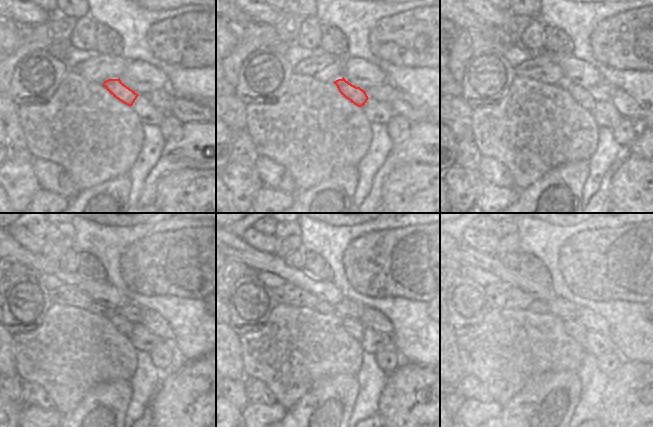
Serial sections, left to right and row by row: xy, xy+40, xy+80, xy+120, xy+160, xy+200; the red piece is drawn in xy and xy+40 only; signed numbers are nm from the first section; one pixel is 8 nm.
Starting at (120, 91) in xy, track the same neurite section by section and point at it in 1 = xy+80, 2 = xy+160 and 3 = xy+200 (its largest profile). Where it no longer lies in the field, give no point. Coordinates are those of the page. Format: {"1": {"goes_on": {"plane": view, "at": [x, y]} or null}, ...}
{"1": {"goes_on": {"plane": "xy+80", "at": [582, 96]}}, "2": {"goes_on": {"plane": "xy+160", "at": [354, 327]}}, "3": {"goes_on": {"plane": "xy+200", "at": [578, 331]}}}

